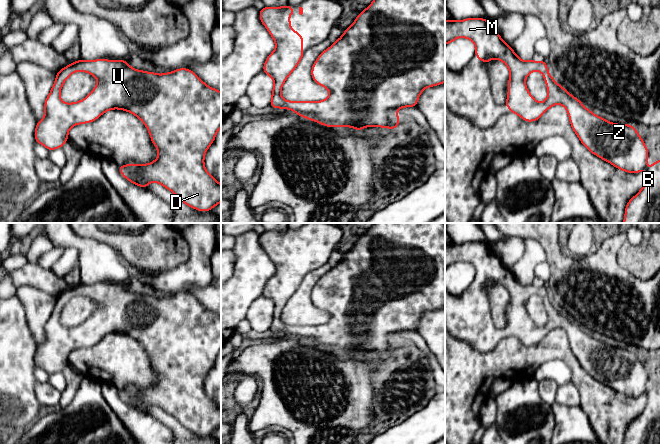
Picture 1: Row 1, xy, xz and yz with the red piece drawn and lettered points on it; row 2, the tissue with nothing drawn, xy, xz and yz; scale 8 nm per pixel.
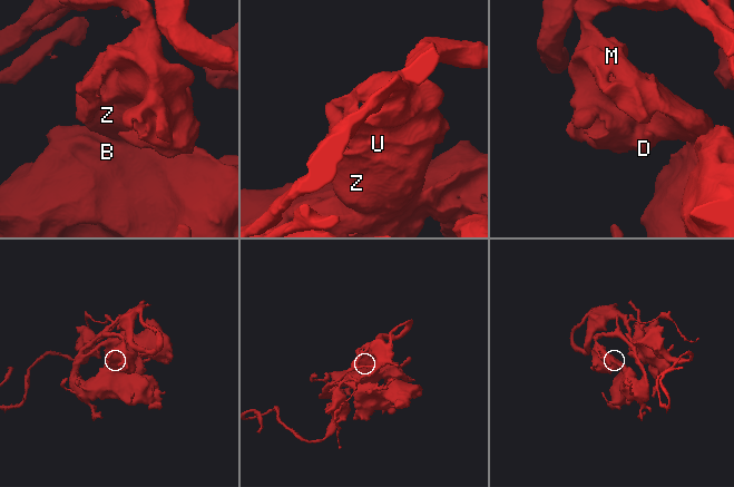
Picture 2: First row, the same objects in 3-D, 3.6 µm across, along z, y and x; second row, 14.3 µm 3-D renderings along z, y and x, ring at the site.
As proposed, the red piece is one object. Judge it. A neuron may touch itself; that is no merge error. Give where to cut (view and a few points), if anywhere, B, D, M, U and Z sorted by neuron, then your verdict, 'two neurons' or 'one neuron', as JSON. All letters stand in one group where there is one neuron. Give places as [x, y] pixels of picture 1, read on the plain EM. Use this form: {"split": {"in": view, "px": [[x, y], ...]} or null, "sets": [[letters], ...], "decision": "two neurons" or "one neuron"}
{"split": null, "sets": [["B", "D", "M", "U", "Z"]], "decision": "one neuron"}

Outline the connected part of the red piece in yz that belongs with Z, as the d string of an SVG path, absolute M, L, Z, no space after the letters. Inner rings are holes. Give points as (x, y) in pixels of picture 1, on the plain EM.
M467 242L461 245L445 244L445 269L459 261L474 266L475 279L480 285L490 288L490 282L499 283L507 289L510 302L508 304L508 321L503 329L509 331L509 336L517 338L526 346L532 346L537 345L551 330L561 328L567 334L575 358L591 377L627 397L636 398L645 394L647 401L645 409L628 425L624 444L660 444L660 384L655 385L651 392L647 391L649 375L632 349L608 346L585 332L580 324L573 321L551 301L544 284L539 286L535 284L522 285L485 242ZM533 295L540 295L543 298L548 315L547 323L544 326L537 326L526 311L525 304L528 298Z

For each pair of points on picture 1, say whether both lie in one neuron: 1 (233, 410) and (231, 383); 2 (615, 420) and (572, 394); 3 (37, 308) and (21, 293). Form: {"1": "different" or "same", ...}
{"1": "same", "2": "different", "3": "same"}

